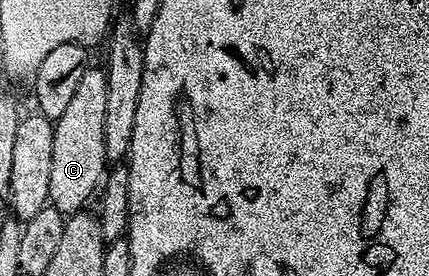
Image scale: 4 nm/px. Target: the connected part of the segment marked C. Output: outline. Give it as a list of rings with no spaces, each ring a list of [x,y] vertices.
[[[85,69],[74,97],[62,116],[55,119],[54,157],[50,159],[50,192],[48,201],[65,216],[81,213],[92,193],[105,180],[106,167],[106,86],[107,73],[103,69]]]

